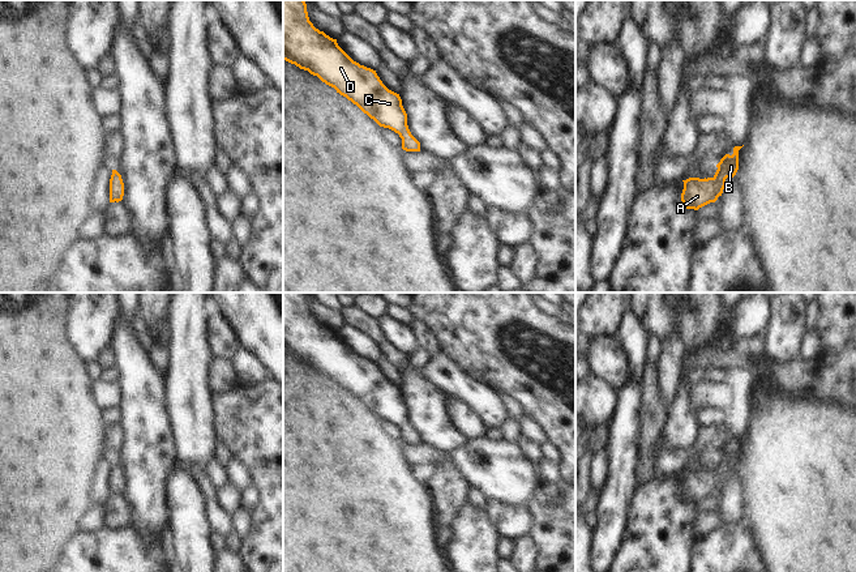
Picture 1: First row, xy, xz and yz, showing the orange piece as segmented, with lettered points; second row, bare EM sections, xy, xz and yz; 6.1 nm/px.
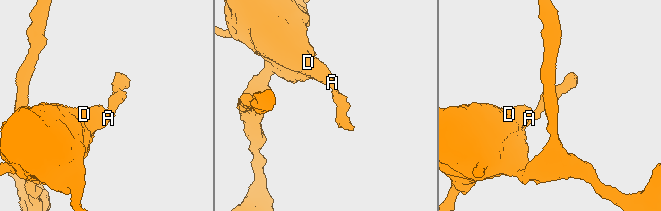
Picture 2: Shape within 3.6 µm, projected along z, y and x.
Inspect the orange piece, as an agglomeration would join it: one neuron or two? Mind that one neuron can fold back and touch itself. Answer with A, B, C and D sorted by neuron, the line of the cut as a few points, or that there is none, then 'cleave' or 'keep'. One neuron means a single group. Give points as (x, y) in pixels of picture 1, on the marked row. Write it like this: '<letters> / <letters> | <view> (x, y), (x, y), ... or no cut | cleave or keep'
A B C D | no cut | keep

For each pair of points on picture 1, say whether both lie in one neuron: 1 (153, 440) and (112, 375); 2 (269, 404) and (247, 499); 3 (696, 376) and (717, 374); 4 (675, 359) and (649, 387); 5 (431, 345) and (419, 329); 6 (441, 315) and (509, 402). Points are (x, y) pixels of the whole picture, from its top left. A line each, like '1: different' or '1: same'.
1: different
2: different
3: same
4: different
5: same
6: different

